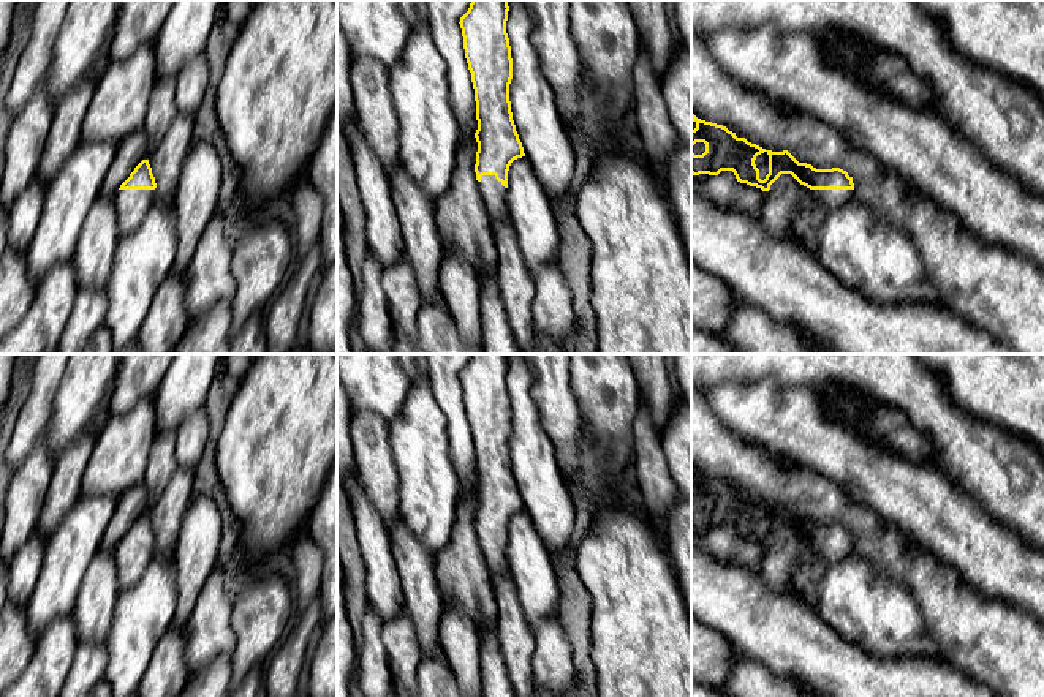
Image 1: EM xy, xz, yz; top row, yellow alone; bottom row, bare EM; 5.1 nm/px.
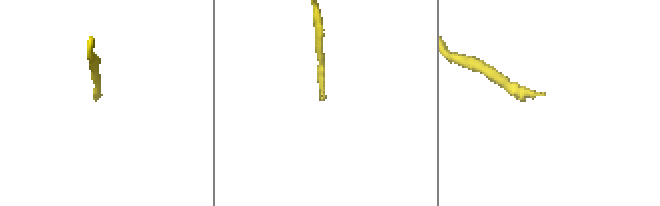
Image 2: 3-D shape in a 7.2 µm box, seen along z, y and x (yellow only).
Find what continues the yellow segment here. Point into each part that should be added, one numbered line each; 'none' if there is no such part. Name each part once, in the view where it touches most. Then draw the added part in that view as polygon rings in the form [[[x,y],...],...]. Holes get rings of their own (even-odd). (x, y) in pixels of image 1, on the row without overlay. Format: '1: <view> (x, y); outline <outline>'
1: yz (828, 553); outline [[[811,544],[811,550],[826,567],[856,555],[854,544]]]

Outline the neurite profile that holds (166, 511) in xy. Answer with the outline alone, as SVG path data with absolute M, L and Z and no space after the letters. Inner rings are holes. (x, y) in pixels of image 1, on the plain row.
M177 466L165 490L150 504L147 514L157 537L157 556L174 556L179 529L193 499L193 477L193 469Z

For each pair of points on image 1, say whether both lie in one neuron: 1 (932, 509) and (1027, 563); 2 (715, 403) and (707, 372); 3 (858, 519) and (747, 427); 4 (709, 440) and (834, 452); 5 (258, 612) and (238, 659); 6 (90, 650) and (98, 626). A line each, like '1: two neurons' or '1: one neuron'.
1: one neuron
2: two neurons
3: two neurons
4: two neurons
5: one neuron
6: two neurons

